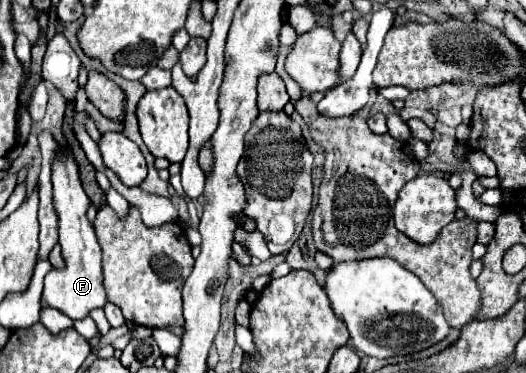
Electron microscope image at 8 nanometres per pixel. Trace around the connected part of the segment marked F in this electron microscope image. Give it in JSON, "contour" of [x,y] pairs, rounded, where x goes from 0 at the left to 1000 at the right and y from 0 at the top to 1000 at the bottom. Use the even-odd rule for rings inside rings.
{"contour":[[[135,418],[112,424],[101,440],[97,488],[101,488],[105,563],[112,579],[112,654],[120,665],[120,692],[127,718],[124,724],[105,718],[86,740],[78,815],[108,826],[131,853],[146,858],[146,853],[162,853],[177,826],[196,826],[203,810],[203,788],[196,777],[196,729],[192,729],[192,665],[181,617],[165,590],[165,563],[173,552],[173,536],[154,504],[150,456]]]}

